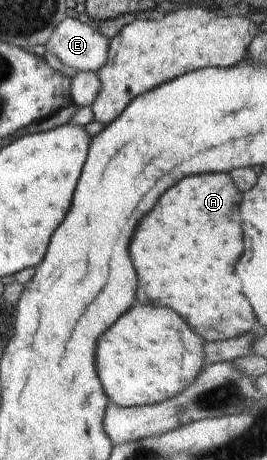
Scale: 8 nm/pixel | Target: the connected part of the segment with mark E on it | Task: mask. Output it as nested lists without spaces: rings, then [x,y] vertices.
[[[67,16],[57,24],[47,42],[63,65],[81,72],[99,71],[108,58],[110,39],[97,33],[93,27]]]

